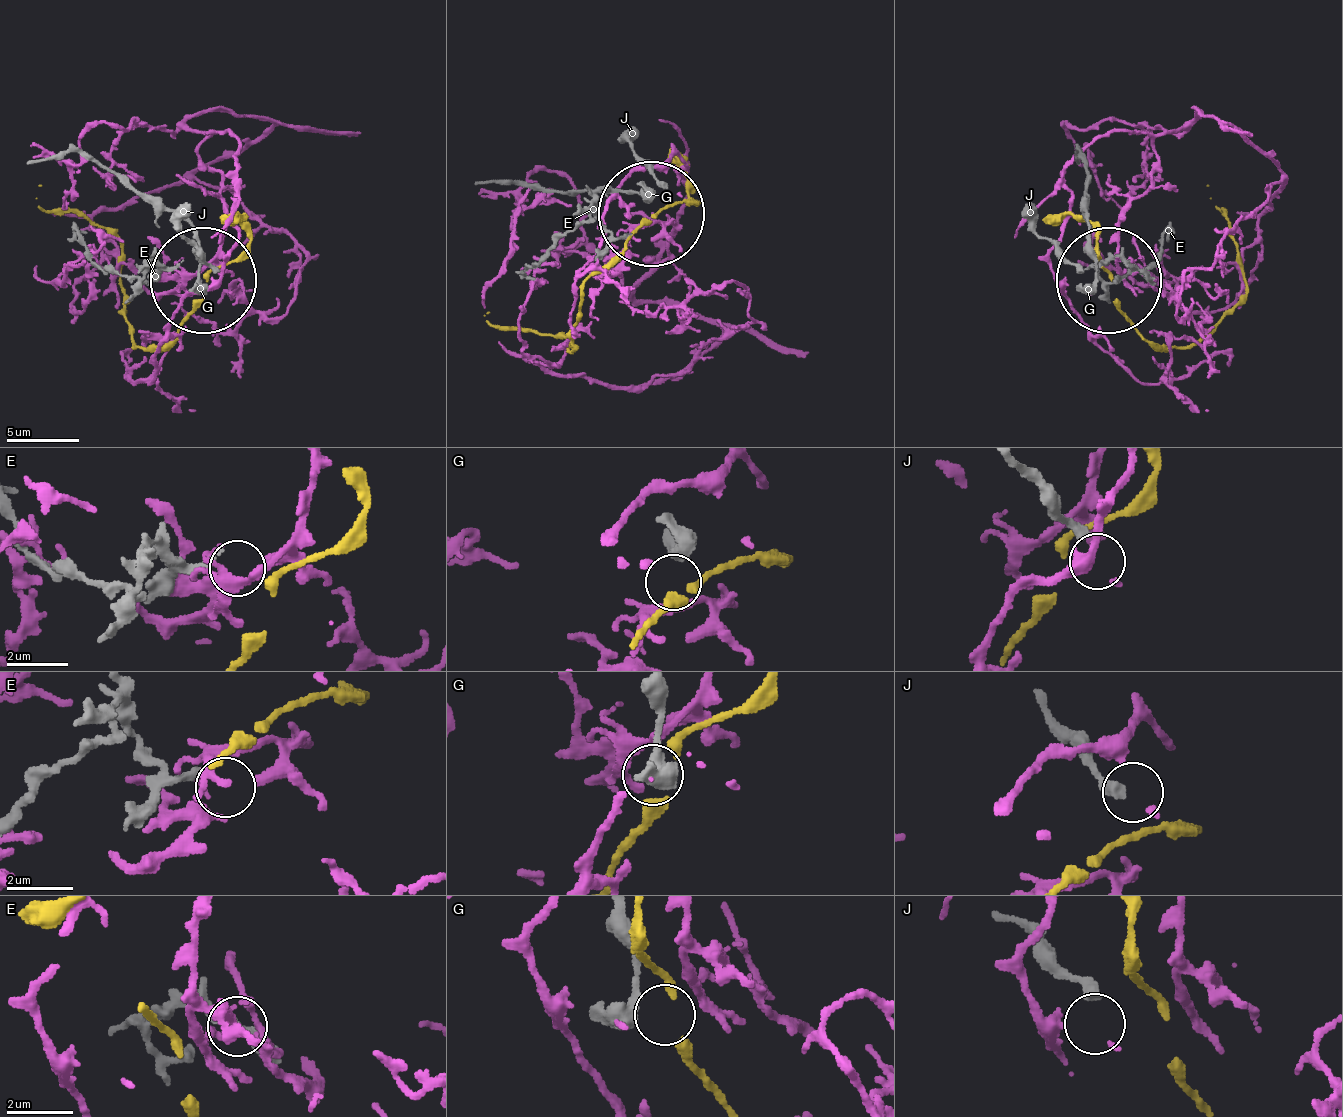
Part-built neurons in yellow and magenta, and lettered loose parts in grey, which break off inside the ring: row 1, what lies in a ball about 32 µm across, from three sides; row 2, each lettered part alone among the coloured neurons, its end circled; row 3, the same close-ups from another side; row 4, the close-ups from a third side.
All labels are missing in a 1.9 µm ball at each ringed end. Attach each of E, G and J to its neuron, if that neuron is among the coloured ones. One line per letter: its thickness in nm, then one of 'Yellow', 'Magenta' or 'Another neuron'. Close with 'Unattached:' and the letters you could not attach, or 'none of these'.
E: Thickness 200 nm. Magenta
G: Thickness 440 nm. Another neuron
J: Thickness 360 nm. Another neuron
Unattached: G, J

